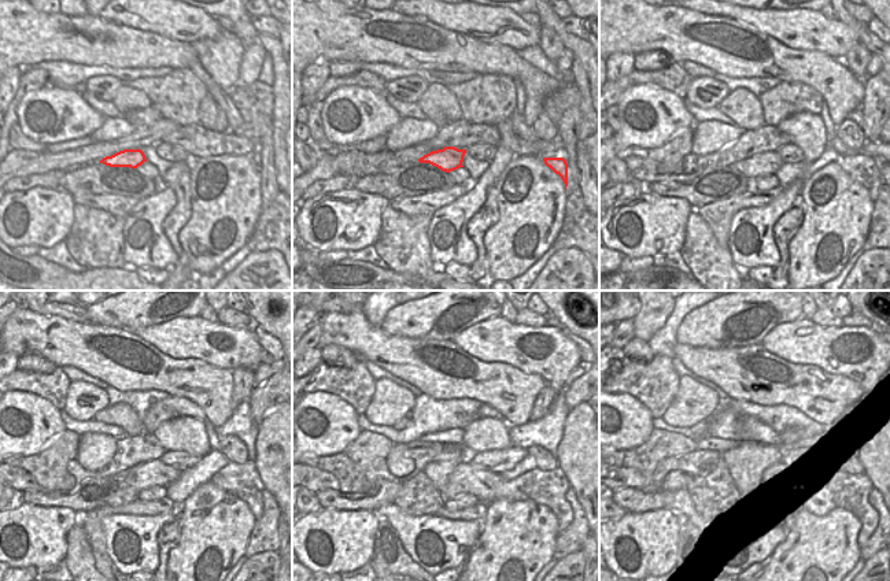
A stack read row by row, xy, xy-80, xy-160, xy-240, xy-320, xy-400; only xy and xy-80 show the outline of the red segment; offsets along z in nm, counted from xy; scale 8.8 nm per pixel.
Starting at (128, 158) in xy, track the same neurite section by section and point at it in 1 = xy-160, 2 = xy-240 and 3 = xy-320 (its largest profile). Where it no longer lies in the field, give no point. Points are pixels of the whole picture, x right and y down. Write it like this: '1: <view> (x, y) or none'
1: xy-160 (764, 163)
2: xy-240 (144, 476)
3: xy-320 (545, 487)

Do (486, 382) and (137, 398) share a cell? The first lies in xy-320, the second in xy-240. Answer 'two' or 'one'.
two

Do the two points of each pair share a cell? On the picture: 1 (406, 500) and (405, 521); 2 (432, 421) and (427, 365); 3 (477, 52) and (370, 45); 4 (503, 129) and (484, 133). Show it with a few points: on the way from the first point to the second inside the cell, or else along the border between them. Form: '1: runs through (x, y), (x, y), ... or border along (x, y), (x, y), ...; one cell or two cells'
1: border along (391, 503), (413, 515), (434, 514); two cells
2: border along (402, 378), (435, 398), (461, 399); two cells
3: runs through (451, 52), (424, 52), (397, 45); one cell
4: border along (494, 125), (499, 134), (499, 143), (495, 147); two cells

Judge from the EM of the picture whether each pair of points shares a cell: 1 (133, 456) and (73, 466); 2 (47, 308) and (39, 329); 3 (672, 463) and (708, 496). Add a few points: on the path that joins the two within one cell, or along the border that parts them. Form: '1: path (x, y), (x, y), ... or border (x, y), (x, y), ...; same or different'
1: path (118, 463), (103, 473), (88, 474); same
2: border (26, 307), (40, 314), (56, 314), (76, 322); different
3: border (720, 459), (706, 474), (695, 474), (693, 477); different

